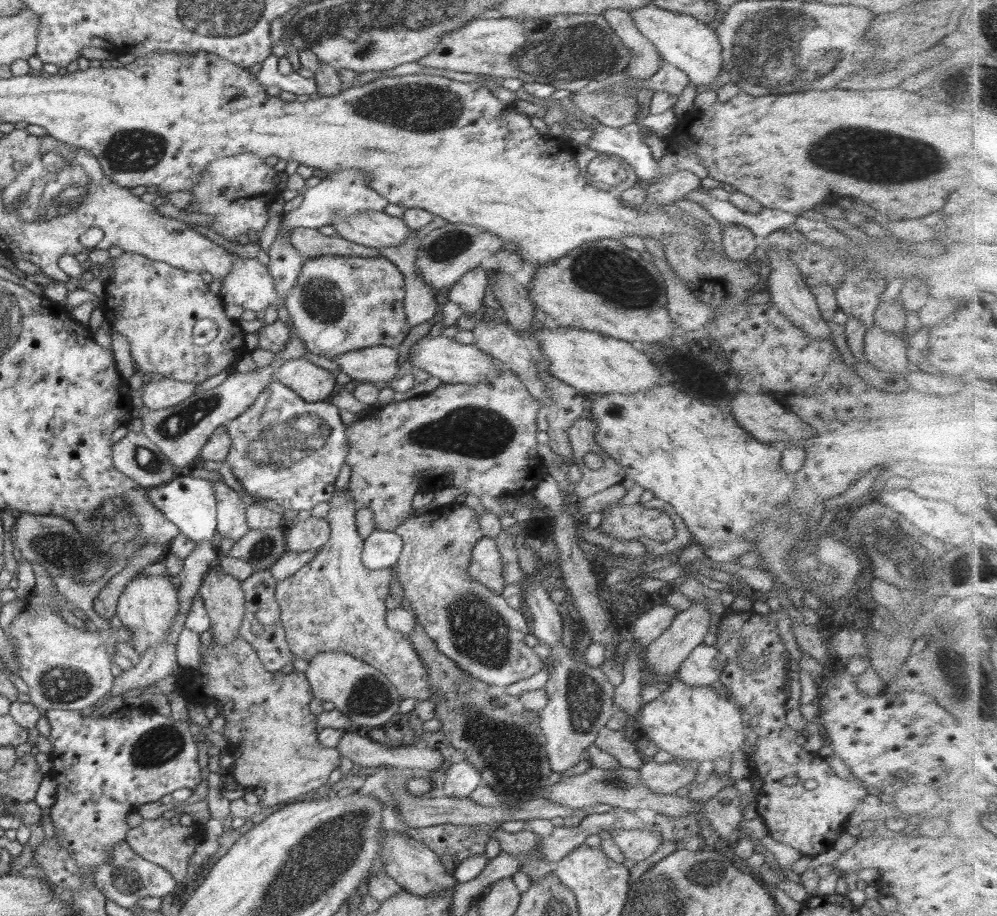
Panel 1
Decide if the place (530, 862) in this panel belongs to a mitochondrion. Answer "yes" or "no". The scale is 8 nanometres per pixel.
no

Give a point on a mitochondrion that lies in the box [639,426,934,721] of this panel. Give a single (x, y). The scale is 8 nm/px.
(805, 571)

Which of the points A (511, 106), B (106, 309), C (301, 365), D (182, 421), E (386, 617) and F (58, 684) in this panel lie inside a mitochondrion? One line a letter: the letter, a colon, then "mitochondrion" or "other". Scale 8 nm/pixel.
A: other
B: other
C: other
D: mitochondrion
E: other
F: mitochondrion

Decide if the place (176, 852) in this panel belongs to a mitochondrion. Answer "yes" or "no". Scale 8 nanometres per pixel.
no

